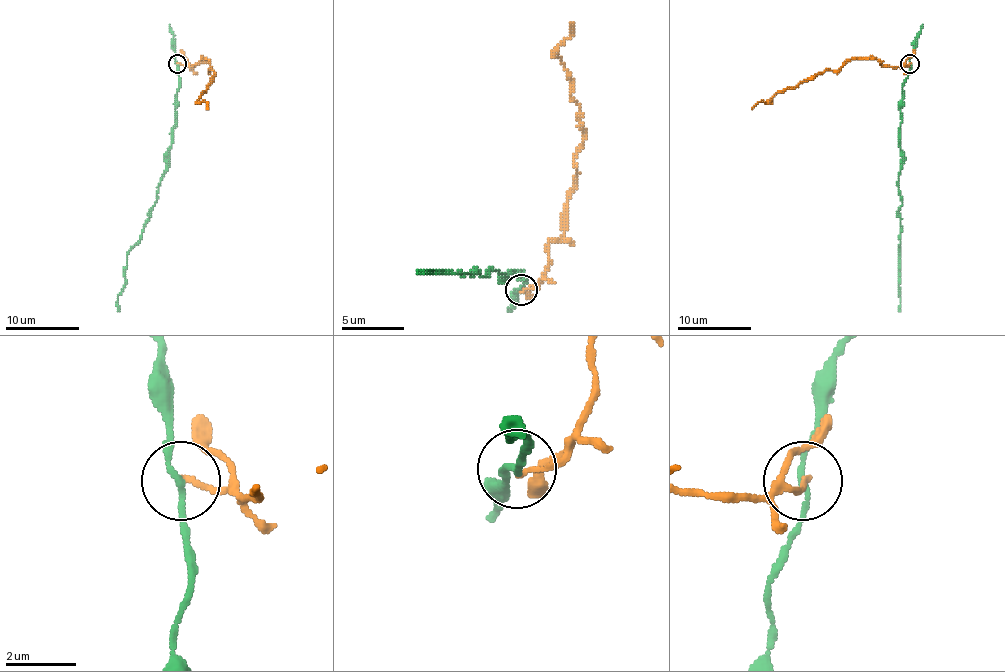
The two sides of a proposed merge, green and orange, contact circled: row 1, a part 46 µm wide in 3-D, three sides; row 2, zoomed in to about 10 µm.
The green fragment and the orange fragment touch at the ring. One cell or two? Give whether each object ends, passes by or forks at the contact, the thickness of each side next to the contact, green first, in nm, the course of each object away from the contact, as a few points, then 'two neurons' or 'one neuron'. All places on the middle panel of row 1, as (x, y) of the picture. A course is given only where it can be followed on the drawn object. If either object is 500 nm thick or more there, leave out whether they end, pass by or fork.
green passes by; orange ends there; 150 nm thick on the green side, 140 nm on the other; green runs (520, 289), (523, 276), (514, 273), (505, 276), (492, 270), (483, 276), (476, 270), (420, 273), (423, 270); orange runs (520, 292), (533, 289), (548, 264), (548, 245), (564, 232), (583, 129), (558, 48), (574, 23); two neurons

